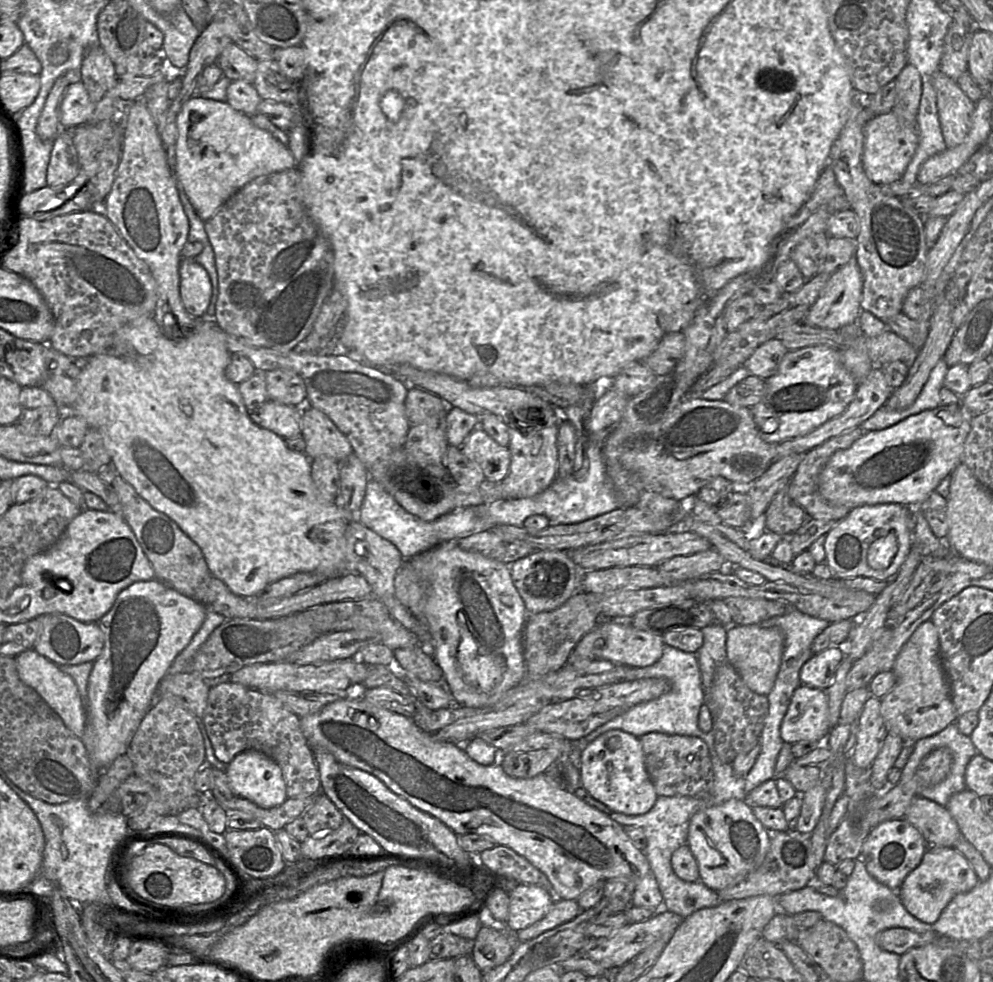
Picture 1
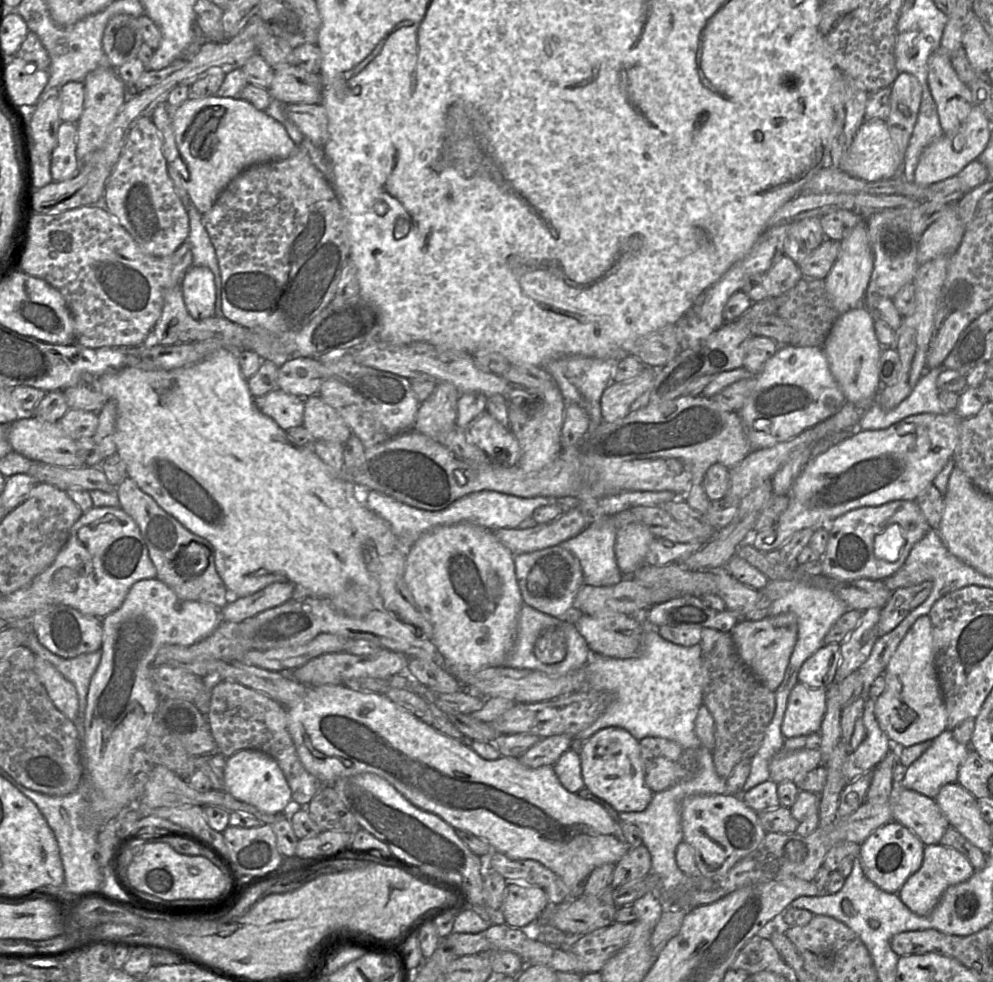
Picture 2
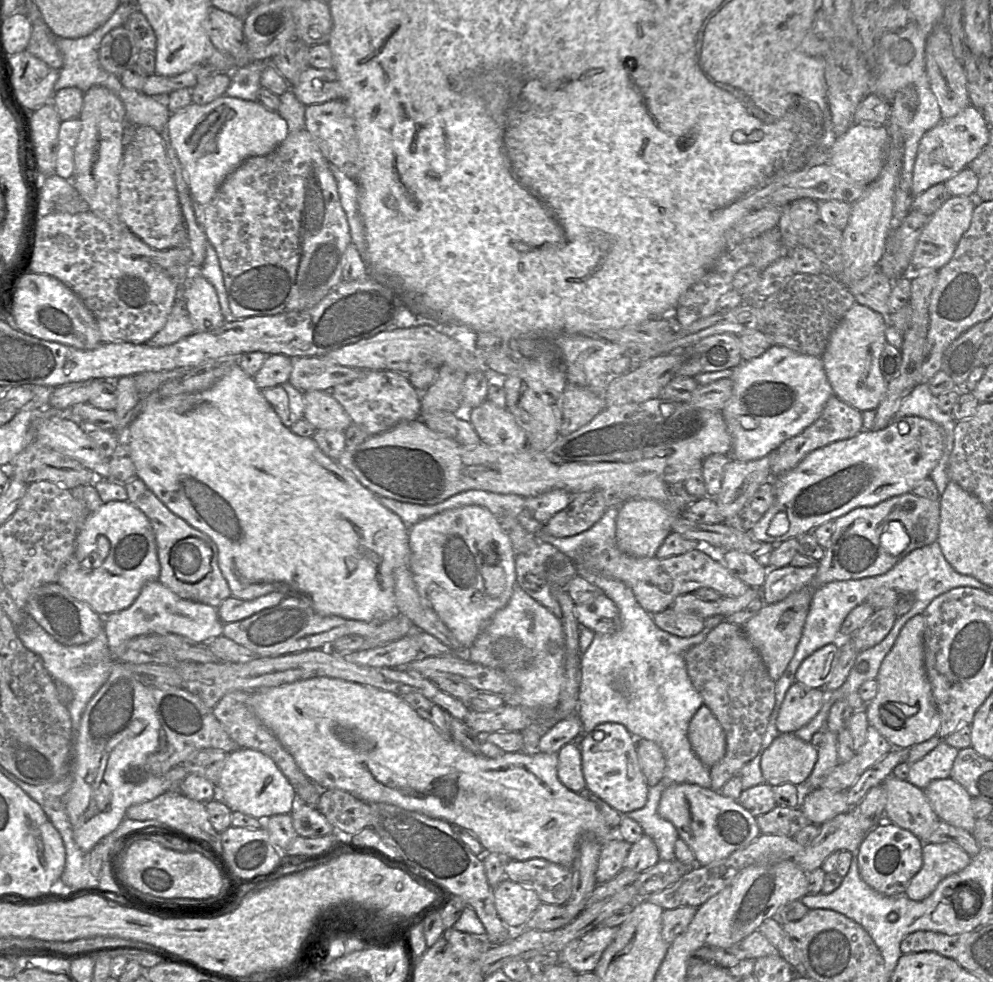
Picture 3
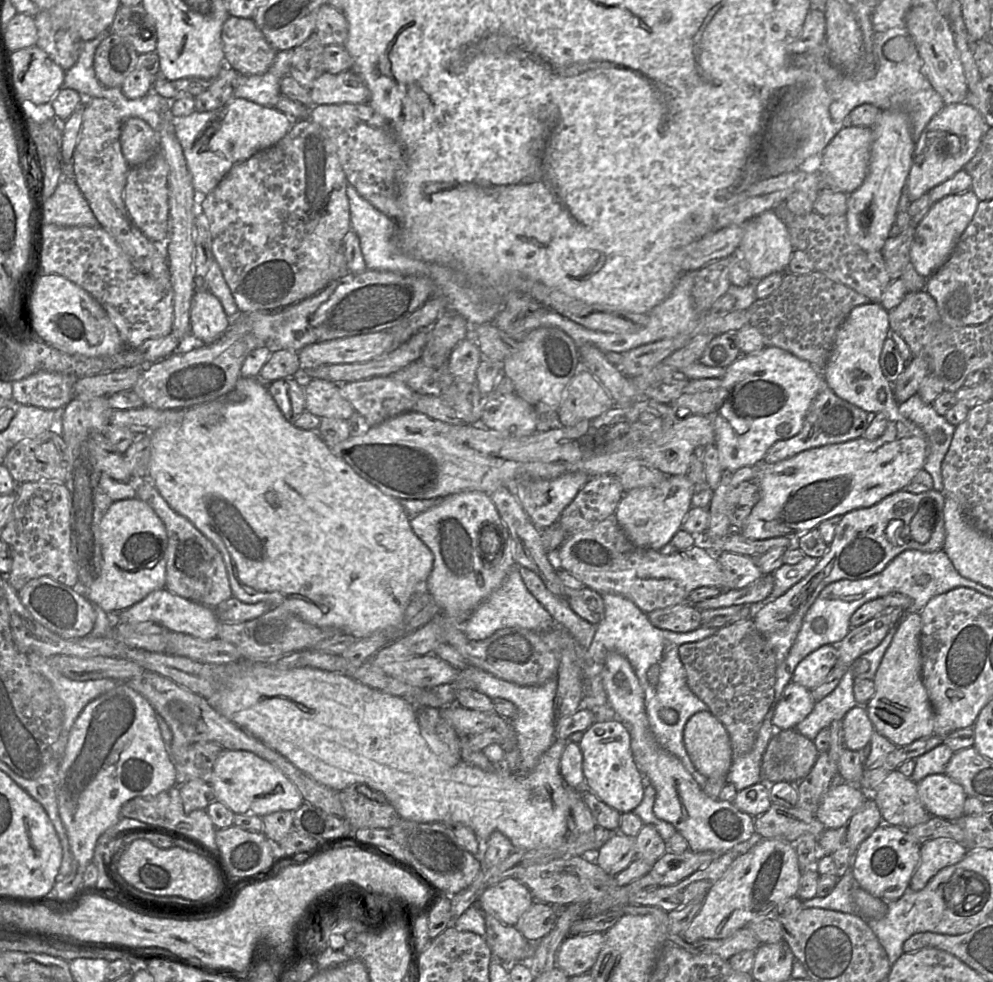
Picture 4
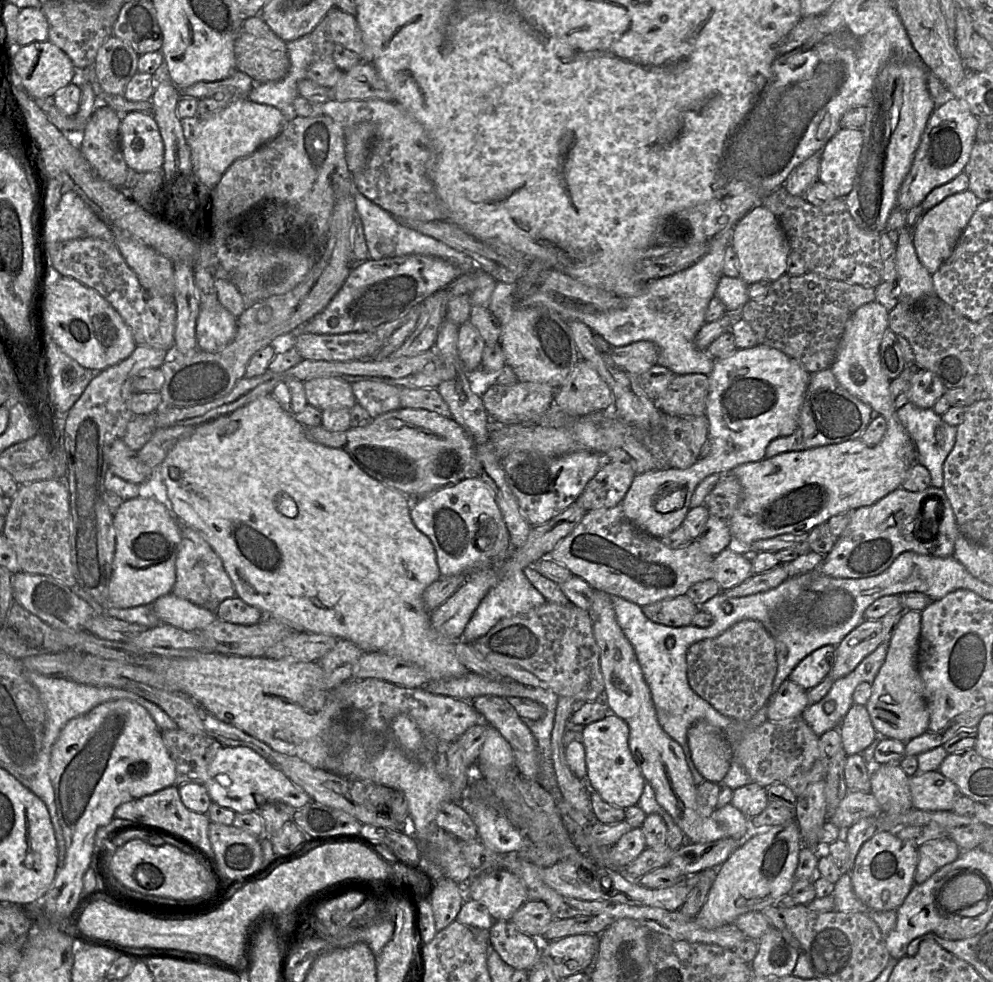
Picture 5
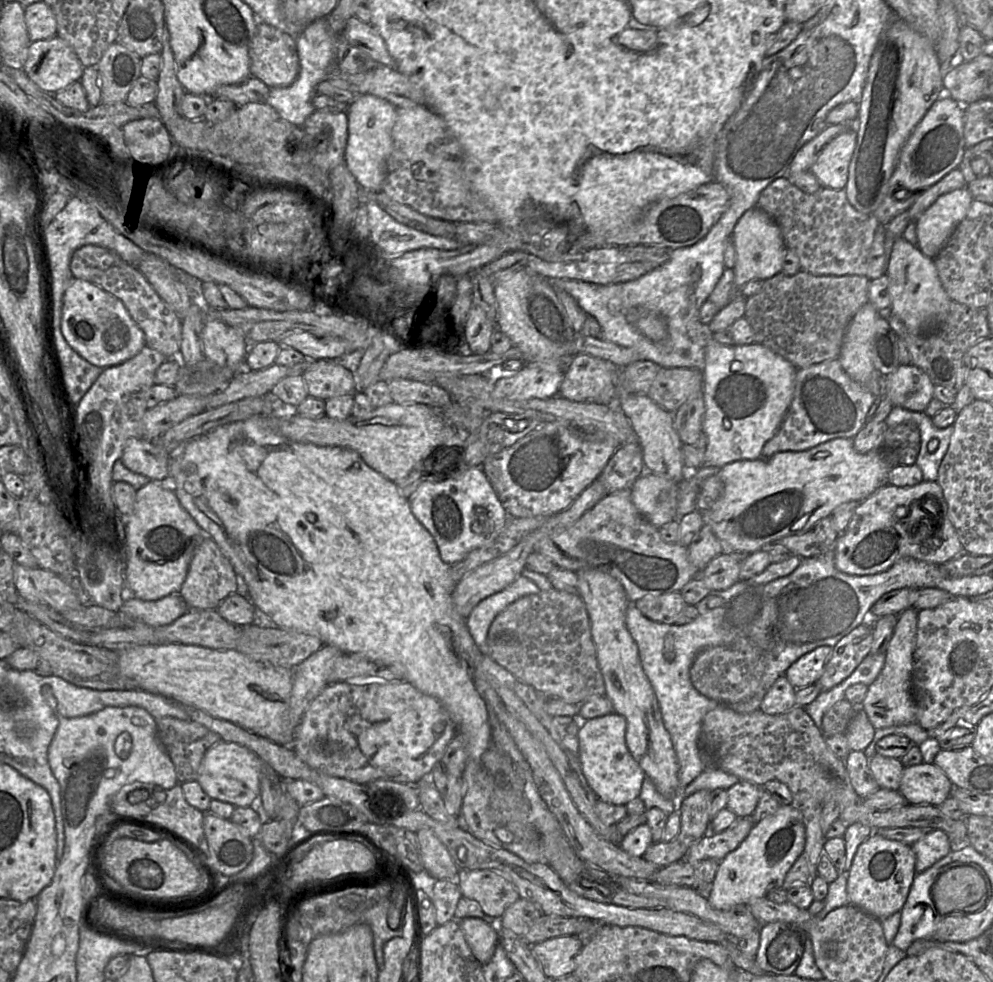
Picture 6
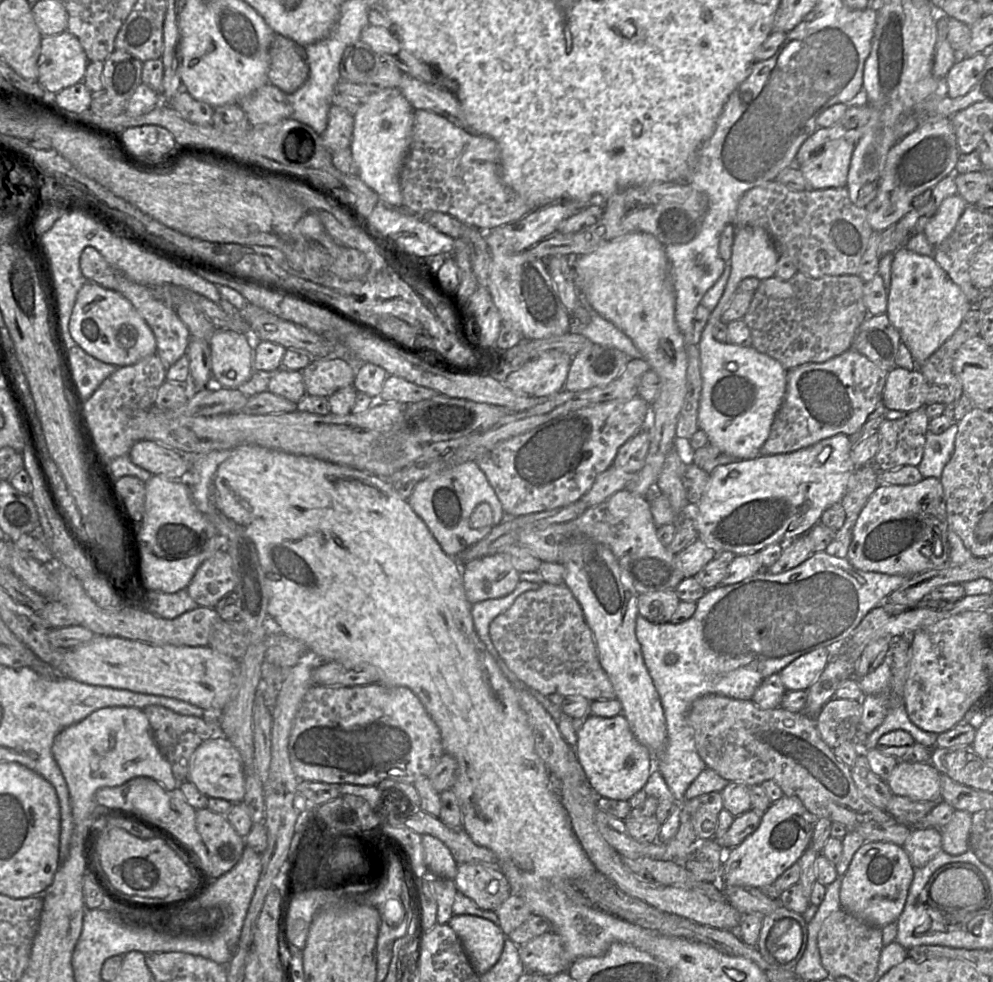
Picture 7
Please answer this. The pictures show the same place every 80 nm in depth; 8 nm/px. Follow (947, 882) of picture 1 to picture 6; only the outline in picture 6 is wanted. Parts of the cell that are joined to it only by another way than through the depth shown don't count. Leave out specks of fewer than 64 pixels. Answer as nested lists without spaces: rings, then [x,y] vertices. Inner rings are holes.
[[[927,830],[911,848],[915,855],[916,873],[925,871],[951,851],[949,837],[941,830]]]

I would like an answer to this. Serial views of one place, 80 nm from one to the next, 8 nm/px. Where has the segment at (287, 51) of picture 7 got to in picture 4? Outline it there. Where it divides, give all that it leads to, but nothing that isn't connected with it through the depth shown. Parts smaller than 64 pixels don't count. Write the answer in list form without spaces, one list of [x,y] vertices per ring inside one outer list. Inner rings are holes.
[[[230,16],[223,24],[221,41],[226,66],[244,76],[264,74],[277,54],[252,18]]]

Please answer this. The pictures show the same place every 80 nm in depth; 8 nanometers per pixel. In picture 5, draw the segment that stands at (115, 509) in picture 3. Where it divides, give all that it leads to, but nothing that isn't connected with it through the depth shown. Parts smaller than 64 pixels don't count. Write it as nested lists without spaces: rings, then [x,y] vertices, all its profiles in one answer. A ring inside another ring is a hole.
[[[151,497],[124,500],[113,515],[115,554],[113,571],[107,591],[107,606],[127,608],[152,604],[162,595],[172,592],[176,580],[176,557],[181,539],[178,520],[171,509]]]

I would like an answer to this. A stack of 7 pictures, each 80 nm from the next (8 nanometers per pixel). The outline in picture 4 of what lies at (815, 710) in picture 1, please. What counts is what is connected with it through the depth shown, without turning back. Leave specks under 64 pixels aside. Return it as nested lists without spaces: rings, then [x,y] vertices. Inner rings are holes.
[[[790,682],[783,690],[772,724],[778,730],[793,729],[813,710],[815,703],[811,691]]]

